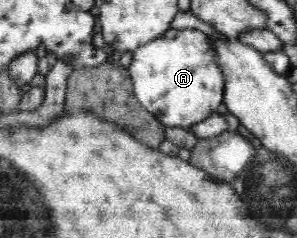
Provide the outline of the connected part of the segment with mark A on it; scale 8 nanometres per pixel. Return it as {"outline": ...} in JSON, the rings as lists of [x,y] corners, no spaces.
{"outline":[[[169,28],[161,37],[139,45],[132,53],[132,62],[127,68],[134,87],[137,101],[154,114],[155,118],[165,127],[179,127],[190,129],[212,114],[218,114],[218,107],[224,103],[226,78],[217,60],[213,40],[197,29]]]}

